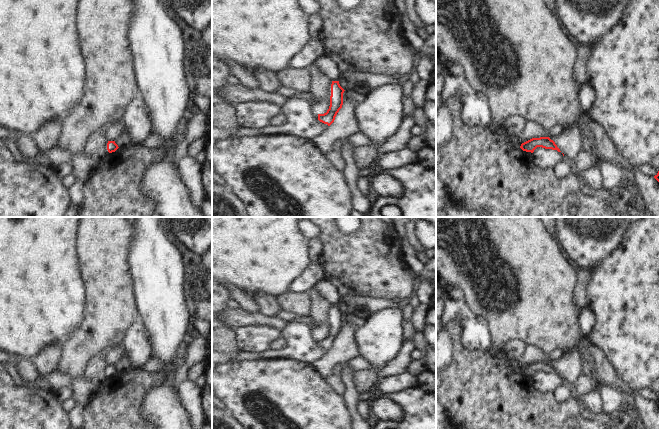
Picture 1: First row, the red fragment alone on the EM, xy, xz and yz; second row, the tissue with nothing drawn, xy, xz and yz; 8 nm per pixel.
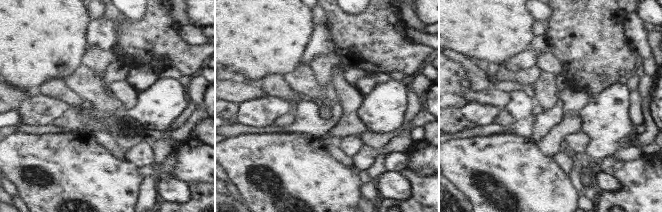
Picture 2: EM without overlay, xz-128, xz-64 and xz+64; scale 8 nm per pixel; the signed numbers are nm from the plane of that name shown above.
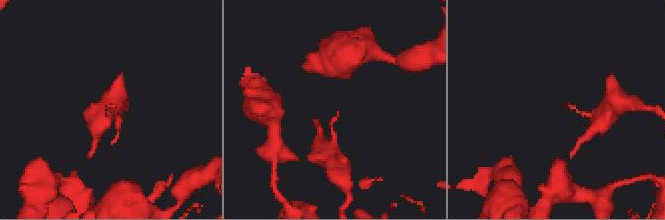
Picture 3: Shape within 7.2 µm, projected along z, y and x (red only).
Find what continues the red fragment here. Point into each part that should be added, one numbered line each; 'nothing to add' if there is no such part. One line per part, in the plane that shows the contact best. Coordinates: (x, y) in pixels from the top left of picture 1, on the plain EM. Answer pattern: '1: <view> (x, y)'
nothing to add

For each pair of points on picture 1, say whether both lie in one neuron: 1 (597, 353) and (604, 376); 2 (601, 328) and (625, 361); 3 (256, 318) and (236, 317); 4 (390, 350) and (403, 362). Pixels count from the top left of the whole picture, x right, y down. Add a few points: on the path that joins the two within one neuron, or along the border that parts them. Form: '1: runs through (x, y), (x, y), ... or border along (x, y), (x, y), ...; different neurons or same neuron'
1: runs through (601, 359), (603, 370); same neuron
2: runs through (609, 336), (625, 353); same neuron
3: runs through (251, 318), (241, 318); same neuron
4: border along (404, 338), (400, 352), (381, 372); different neurons

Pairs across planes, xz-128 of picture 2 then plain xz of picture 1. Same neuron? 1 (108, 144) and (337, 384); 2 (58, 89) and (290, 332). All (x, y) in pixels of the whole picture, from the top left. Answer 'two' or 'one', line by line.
1: one
2: two

